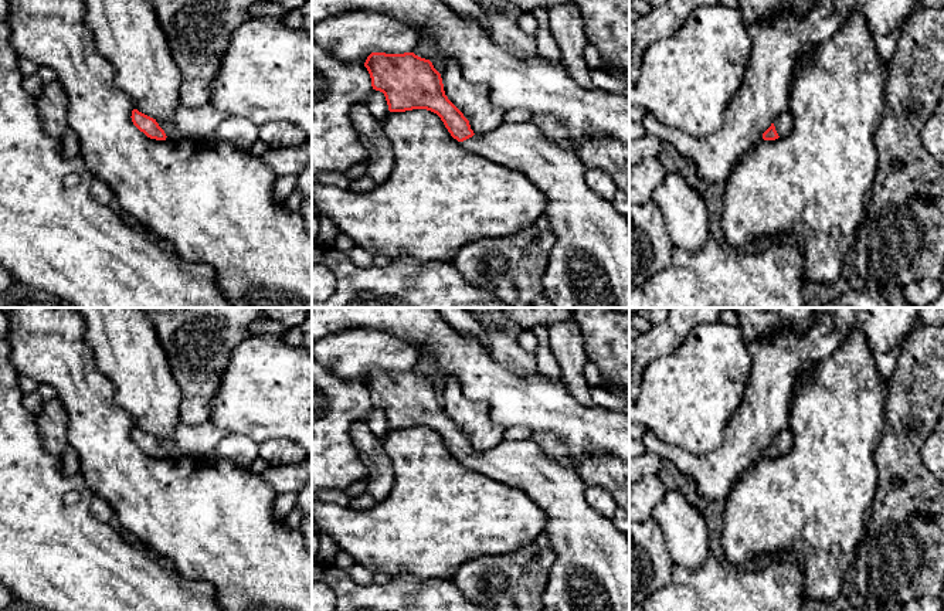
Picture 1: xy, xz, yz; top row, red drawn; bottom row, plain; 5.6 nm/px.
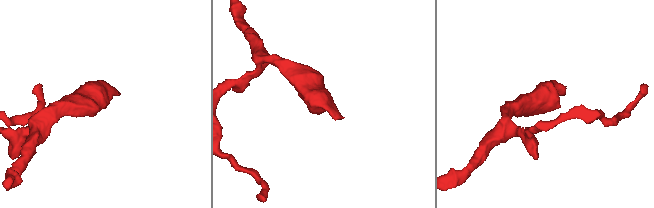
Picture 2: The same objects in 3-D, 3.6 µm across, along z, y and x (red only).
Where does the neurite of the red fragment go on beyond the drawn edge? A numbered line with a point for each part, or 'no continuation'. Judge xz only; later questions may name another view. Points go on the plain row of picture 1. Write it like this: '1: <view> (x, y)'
1: xz (591, 573)

